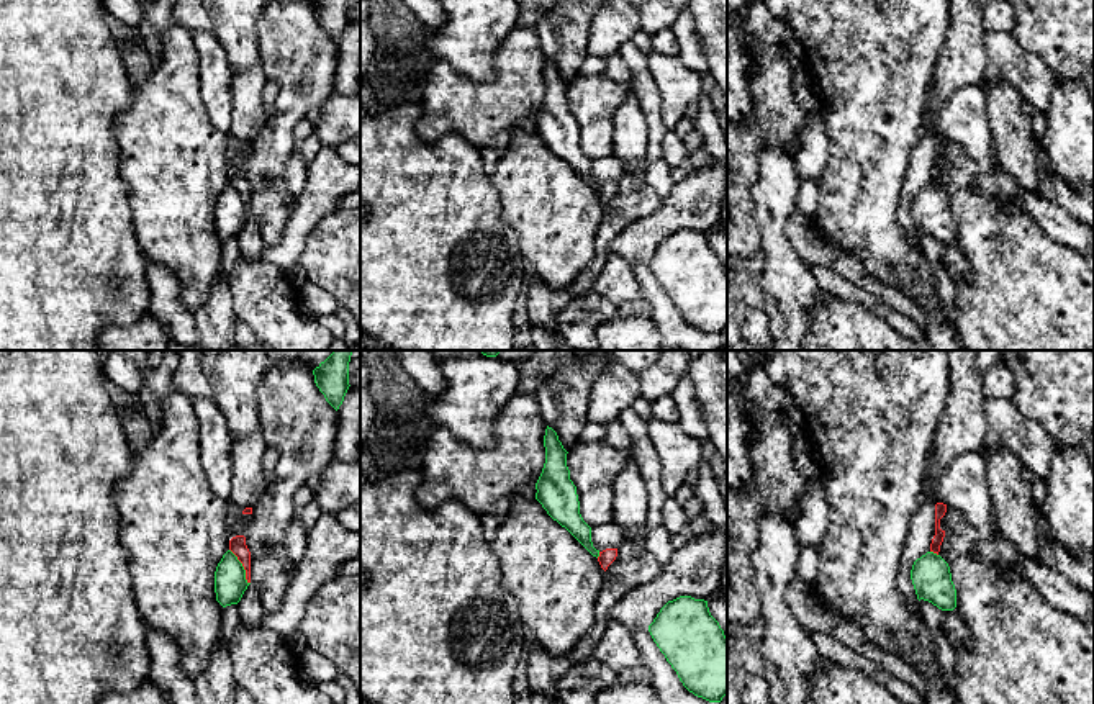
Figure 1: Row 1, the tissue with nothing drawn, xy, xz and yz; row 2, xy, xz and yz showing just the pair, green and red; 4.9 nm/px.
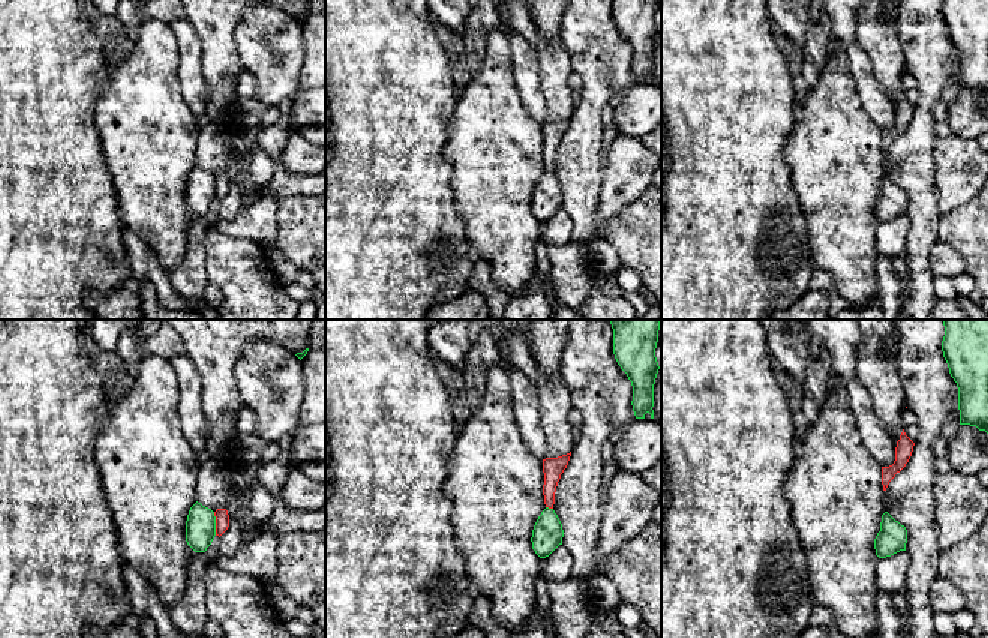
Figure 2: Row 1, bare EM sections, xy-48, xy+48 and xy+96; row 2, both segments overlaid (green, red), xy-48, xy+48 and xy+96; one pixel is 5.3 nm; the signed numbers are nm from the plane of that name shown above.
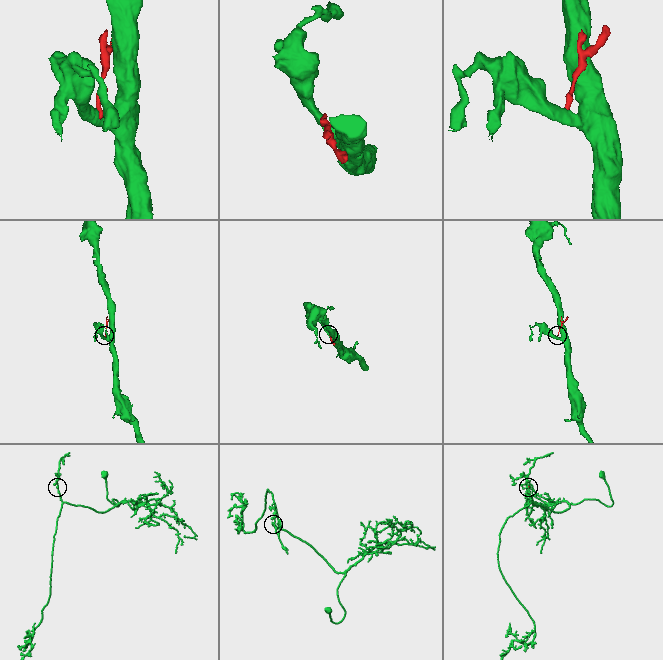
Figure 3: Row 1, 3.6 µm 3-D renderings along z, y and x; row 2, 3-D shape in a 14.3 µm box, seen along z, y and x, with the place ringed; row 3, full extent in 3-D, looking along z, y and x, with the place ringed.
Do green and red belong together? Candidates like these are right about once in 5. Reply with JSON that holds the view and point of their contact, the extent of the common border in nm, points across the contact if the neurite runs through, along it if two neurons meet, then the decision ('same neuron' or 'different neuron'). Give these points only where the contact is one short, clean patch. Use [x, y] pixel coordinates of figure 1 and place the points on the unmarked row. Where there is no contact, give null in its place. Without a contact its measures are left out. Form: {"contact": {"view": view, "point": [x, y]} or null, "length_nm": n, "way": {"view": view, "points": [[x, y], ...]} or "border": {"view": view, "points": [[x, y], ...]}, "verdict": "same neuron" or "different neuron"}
{"contact": {"view": "xy", "point": [243, 200]}, "length_nm": 200, "border": {"view": "xy", "points": [[230, 182], [241, 197], [244, 212], [249, 216]]}, "verdict": "different neuron"}

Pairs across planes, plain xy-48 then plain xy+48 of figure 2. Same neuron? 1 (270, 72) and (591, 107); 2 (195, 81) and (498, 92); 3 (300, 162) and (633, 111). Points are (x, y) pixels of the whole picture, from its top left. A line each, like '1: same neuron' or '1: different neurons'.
1: same neuron
2: different neurons
3: different neurons

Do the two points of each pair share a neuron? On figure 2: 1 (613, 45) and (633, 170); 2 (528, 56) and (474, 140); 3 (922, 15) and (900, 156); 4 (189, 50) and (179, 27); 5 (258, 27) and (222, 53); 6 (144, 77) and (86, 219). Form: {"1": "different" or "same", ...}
{"1": "different", "2": "different", "3": "same", "4": "same", "5": "different", "6": "different"}

